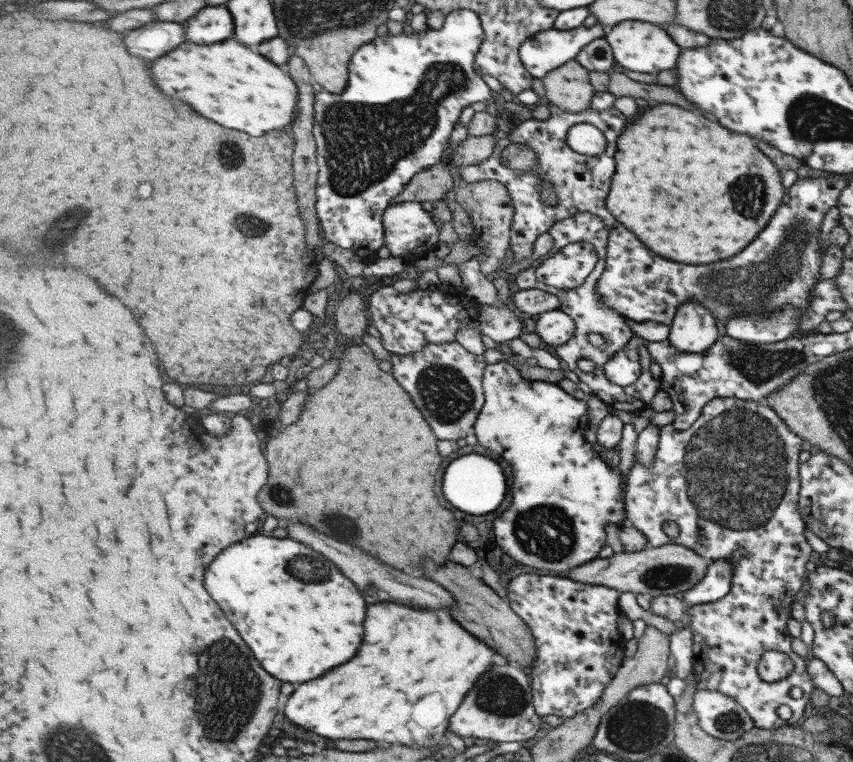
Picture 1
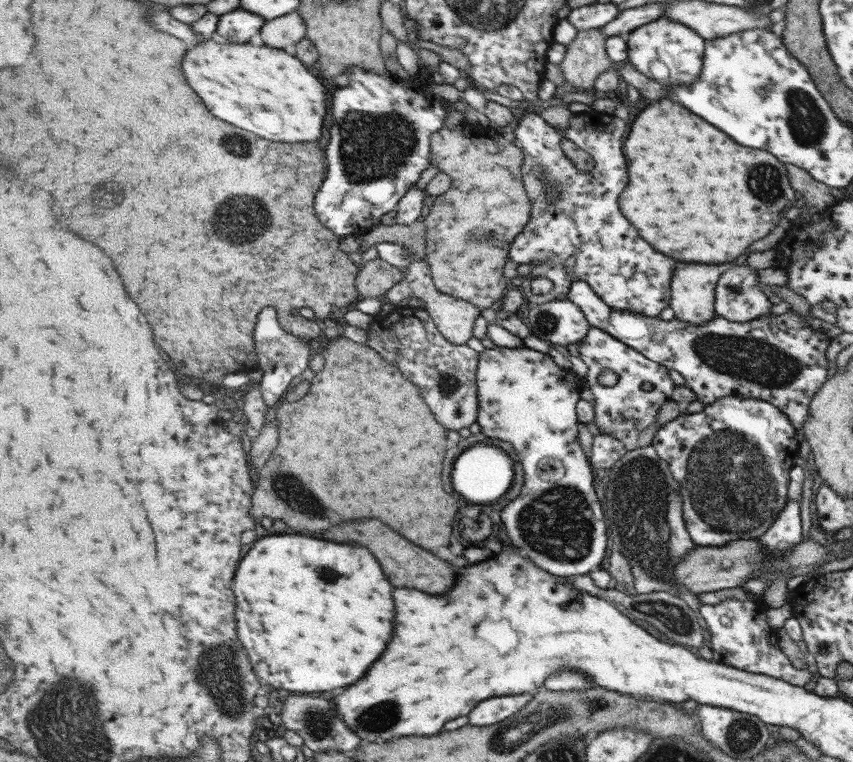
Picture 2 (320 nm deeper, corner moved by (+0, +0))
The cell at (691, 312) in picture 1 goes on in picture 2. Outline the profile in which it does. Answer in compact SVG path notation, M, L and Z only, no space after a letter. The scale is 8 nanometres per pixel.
M745 250L741 256L738 256L731 264L721 264L721 266L709 266L709 264L677 264L677 272L672 273L671 278L671 297L669 306L674 312L674 317L680 321L700 325L709 320L714 314L714 286L717 279L731 267L737 267L745 262L748 251Z

